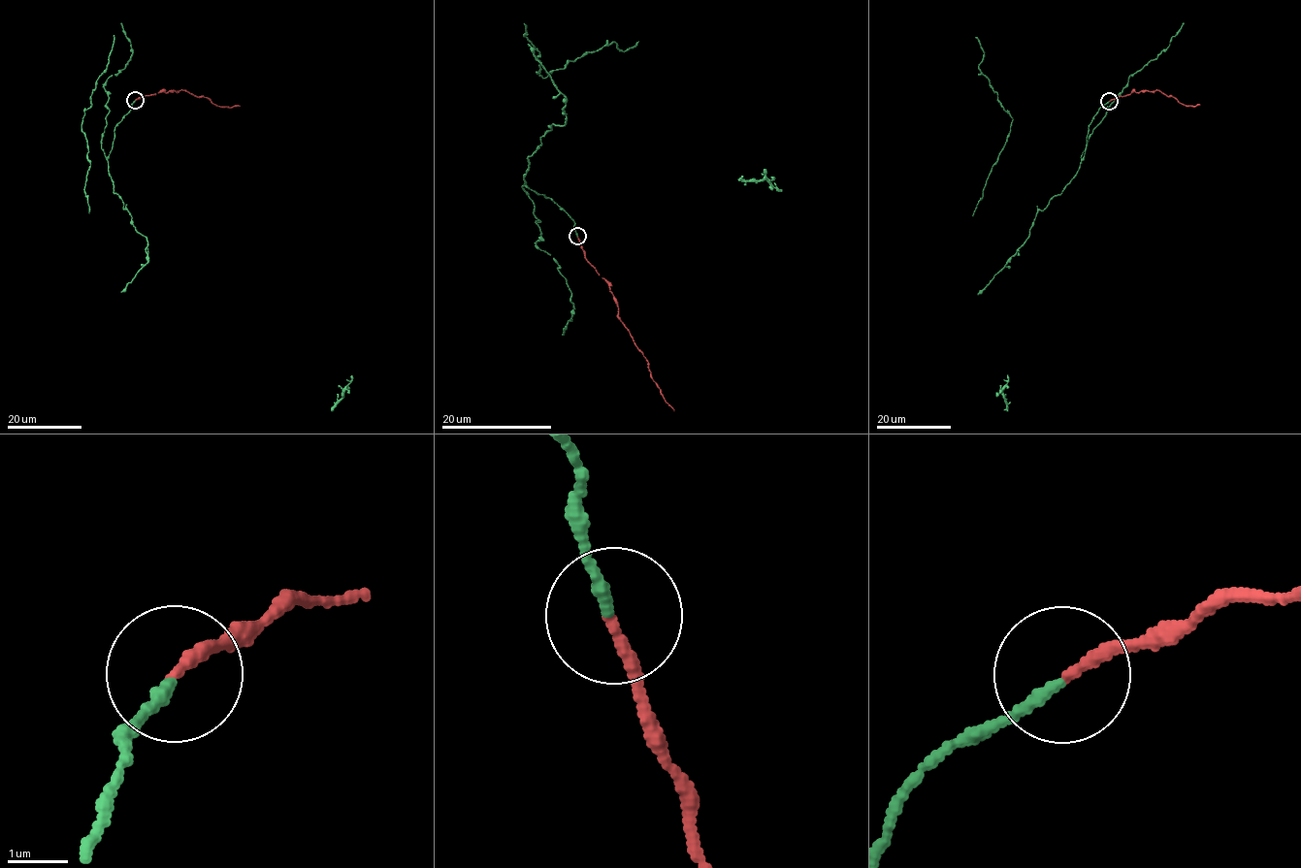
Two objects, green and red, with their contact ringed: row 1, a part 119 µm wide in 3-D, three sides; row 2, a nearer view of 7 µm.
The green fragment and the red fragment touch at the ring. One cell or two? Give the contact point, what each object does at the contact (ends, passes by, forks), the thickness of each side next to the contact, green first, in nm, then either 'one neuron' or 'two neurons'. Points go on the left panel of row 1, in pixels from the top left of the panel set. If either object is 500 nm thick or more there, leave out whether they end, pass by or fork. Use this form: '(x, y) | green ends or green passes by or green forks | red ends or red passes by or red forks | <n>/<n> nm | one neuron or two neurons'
(135, 100) | green ends | red ends | 170/180 nm | one neuron

